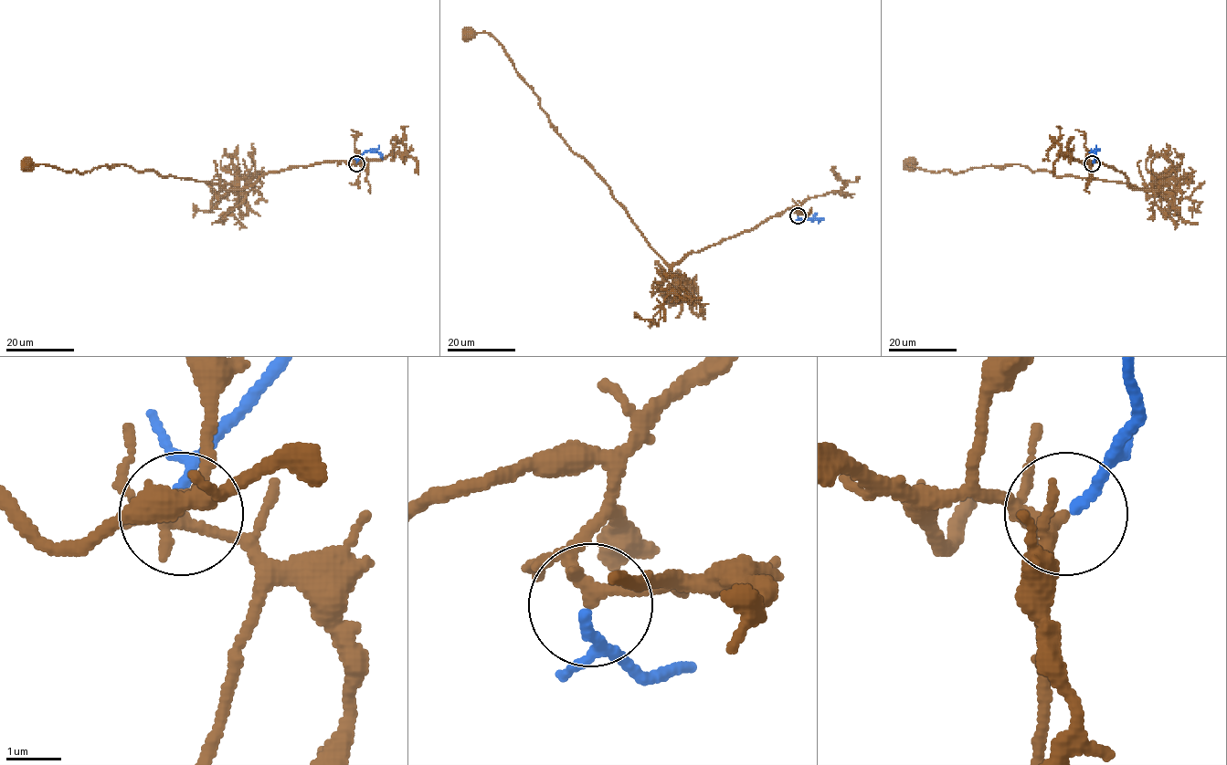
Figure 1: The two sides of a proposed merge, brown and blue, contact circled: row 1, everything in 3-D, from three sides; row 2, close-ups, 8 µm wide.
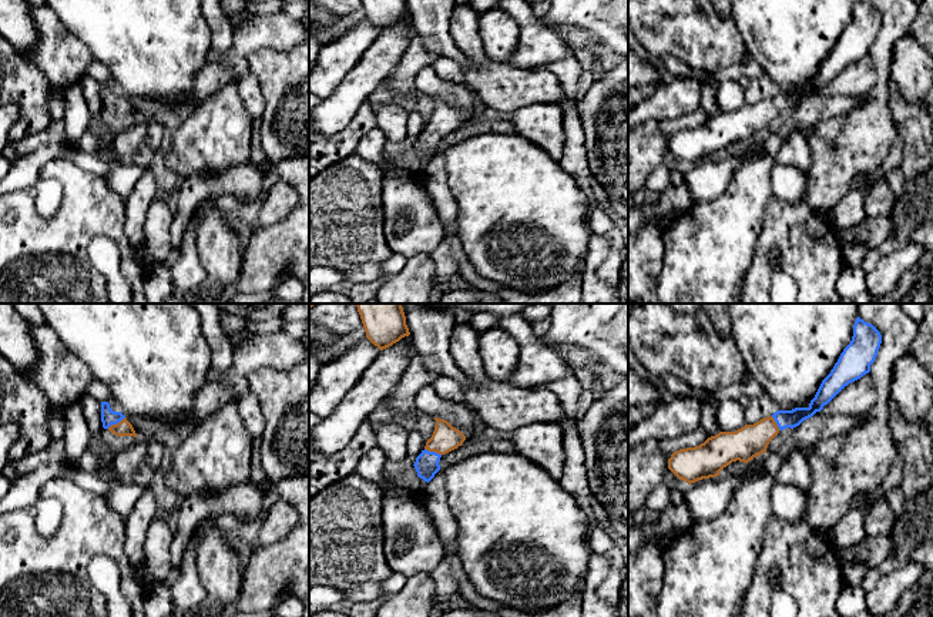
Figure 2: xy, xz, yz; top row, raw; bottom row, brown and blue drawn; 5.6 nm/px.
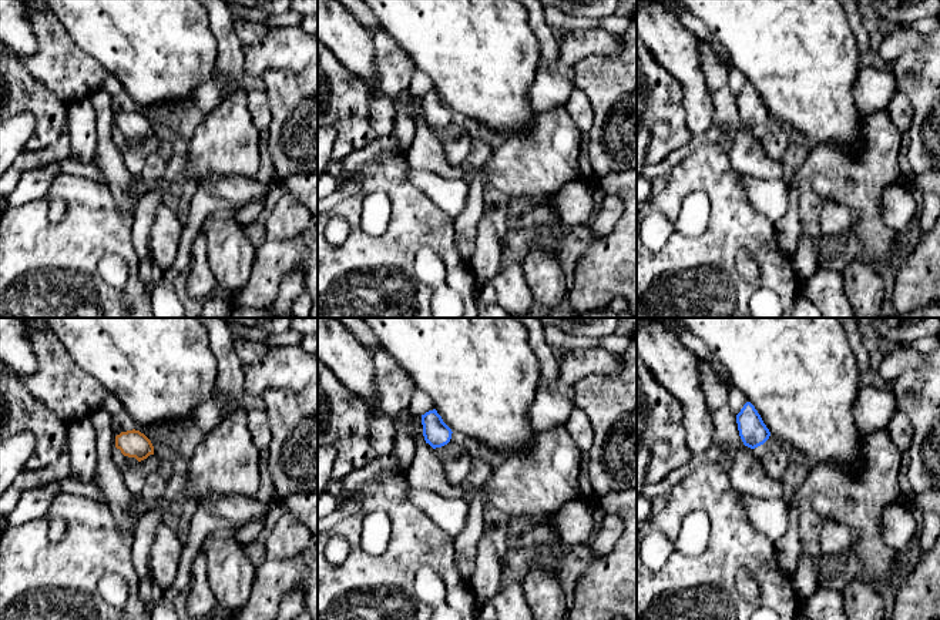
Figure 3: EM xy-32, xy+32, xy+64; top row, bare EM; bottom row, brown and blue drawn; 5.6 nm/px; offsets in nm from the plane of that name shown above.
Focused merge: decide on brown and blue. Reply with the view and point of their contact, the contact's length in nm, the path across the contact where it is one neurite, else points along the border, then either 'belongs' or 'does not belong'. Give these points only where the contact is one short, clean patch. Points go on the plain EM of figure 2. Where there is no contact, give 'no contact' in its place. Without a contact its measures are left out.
xy (117, 104) | 120 nm | across xy (124, 109), (117, 104), (108, 97) | belongs

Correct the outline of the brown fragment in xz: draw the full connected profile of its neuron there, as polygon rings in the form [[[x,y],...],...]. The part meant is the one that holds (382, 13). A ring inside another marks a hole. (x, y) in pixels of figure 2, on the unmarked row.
[[[362,0],[366,19],[380,31],[409,17],[406,0]]]

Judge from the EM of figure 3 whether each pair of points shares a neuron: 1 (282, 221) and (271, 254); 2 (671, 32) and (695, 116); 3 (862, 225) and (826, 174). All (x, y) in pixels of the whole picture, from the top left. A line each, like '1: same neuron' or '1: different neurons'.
1: different neurons
2: same neuron
3: same neuron

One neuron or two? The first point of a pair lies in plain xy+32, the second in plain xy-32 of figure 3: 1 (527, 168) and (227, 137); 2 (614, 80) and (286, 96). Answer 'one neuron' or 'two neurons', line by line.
1: one neuron
2: one neuron

